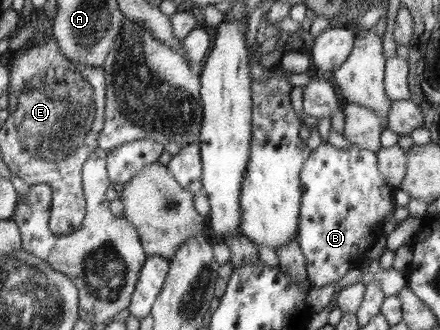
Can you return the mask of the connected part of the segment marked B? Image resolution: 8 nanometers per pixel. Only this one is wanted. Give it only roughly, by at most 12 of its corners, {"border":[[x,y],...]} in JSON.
{"border":[[374,150],[306,160],[297,239],[312,287],[360,267],[394,209]]}

